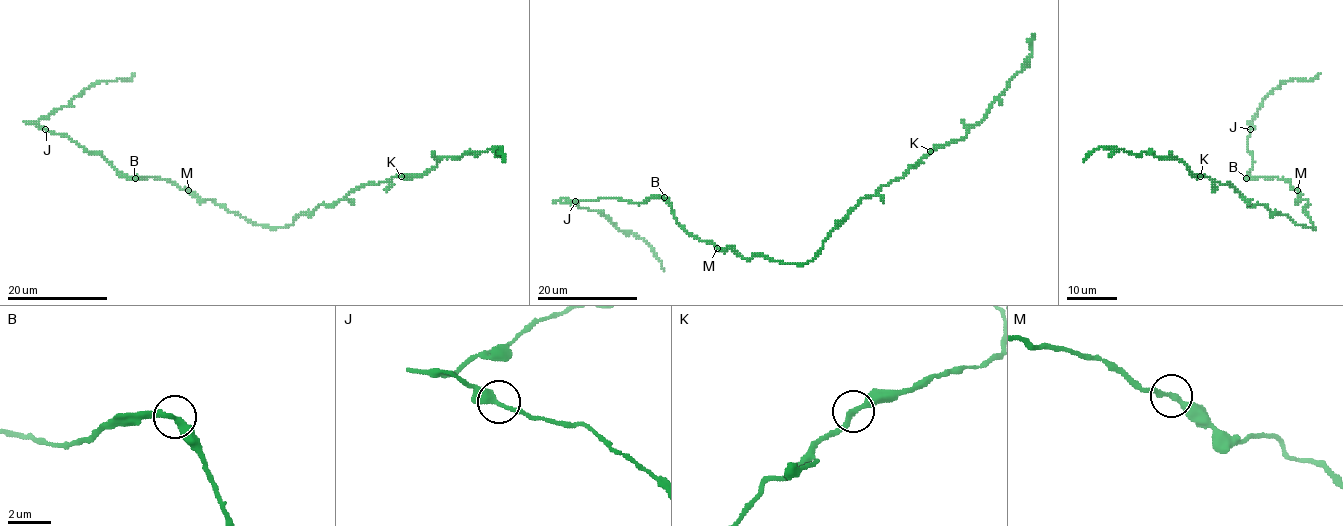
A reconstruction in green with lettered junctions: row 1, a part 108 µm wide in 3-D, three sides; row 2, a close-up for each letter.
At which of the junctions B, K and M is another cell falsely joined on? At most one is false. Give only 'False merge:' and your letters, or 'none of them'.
False merge: none of them

